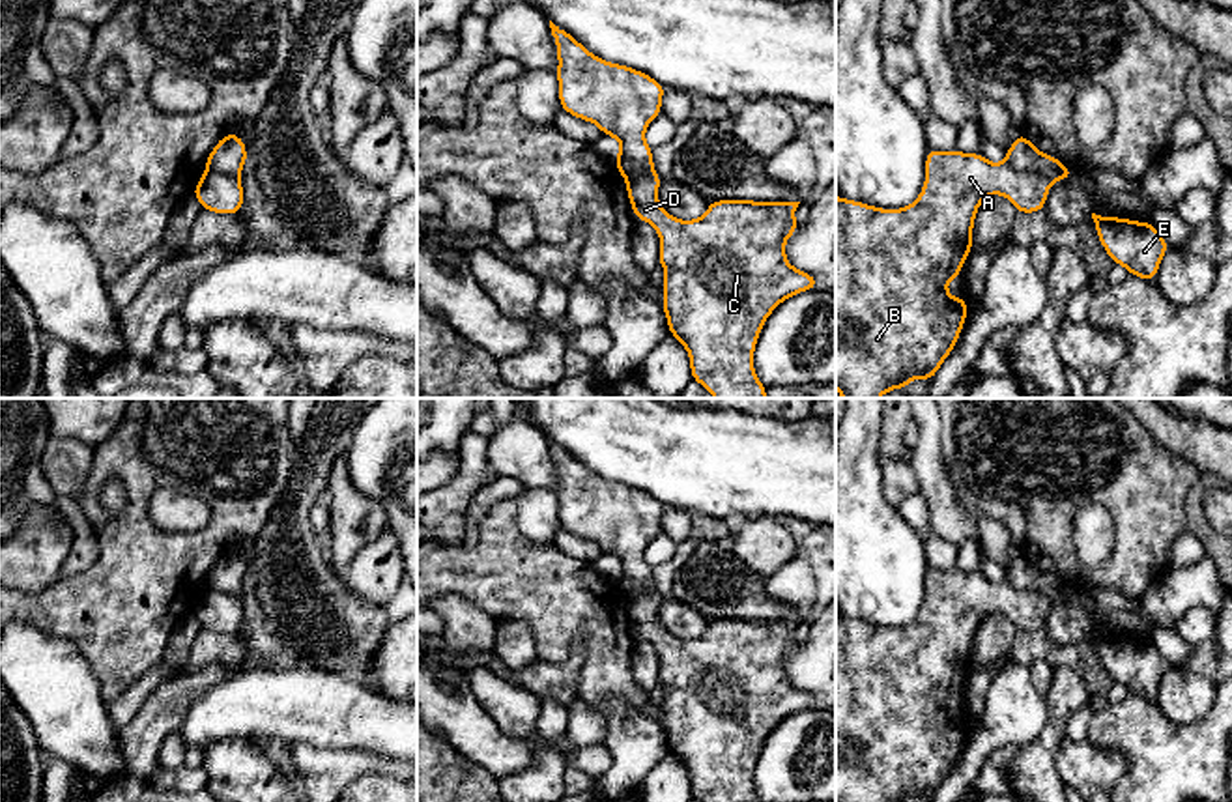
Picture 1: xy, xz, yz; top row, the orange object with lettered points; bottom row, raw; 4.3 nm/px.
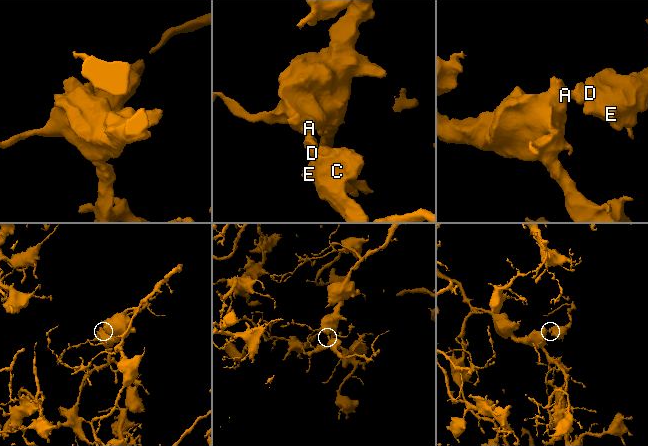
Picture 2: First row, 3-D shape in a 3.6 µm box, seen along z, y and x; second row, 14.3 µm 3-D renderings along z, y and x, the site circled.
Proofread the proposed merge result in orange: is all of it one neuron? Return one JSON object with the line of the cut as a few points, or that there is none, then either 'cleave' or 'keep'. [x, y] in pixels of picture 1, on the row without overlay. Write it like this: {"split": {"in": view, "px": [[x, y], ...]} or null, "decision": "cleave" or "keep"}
{"split": {"in": "yz", "px": [[1006, 578], [1017, 587], [1034, 589], [1053, 601]]}, "decision": "cleave"}

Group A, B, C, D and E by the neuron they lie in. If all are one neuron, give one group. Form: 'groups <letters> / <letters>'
groups A B / C D E

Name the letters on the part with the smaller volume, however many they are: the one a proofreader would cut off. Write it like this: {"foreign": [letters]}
{"foreign": ["C", "D", "E"]}

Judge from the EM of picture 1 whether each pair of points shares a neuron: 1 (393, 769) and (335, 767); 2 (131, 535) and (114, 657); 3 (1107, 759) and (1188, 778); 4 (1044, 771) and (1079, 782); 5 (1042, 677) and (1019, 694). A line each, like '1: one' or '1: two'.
1: one
2: one
3: two
4: two
5: two

